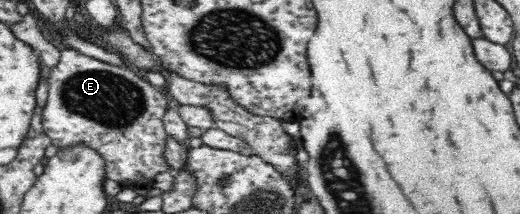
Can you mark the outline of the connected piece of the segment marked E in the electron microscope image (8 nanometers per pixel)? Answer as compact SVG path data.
M65 48L60 50L61 56L59 63L55 67L51 67L48 70L48 95L45 105L42 107L42 124L44 128L44 133L53 140L53 145L51 148L46 150L46 156L48 158L54 157L55 153L58 151L58 148L71 148L72 146L77 146L78 144L85 144L89 148L95 150L103 160L105 160L105 173L106 177L110 180L113 180L121 185L122 188L143 188L152 186L154 180L156 179L155 175L157 173L163 173L169 171L169 164L166 163L165 158L165 145L168 139L164 124L163 117L165 111L167 111L167 97L161 91L158 91L156 87L149 84L145 78L137 76L133 73L131 68L123 68L109 63L103 62L103 60L95 59L93 57L83 54L79 50L73 50L73 48Z

